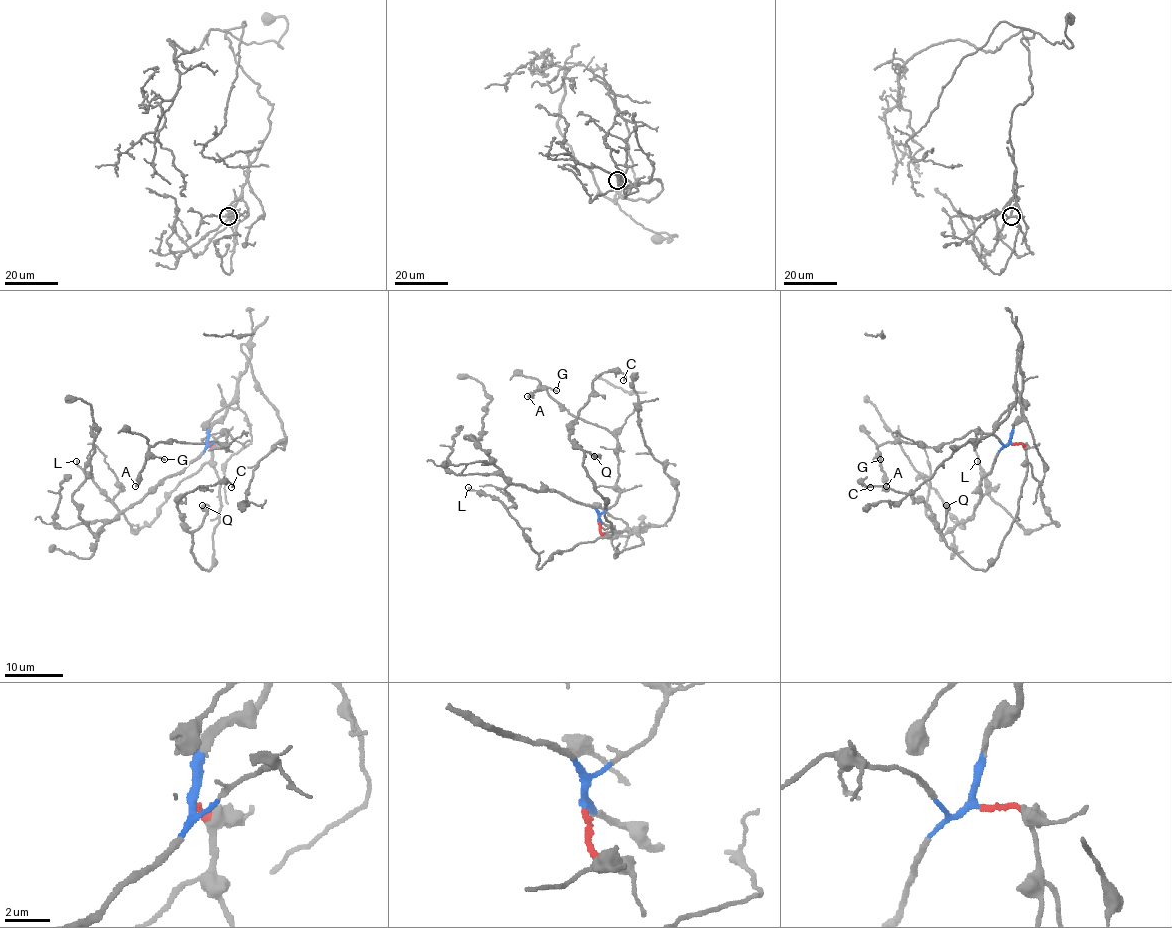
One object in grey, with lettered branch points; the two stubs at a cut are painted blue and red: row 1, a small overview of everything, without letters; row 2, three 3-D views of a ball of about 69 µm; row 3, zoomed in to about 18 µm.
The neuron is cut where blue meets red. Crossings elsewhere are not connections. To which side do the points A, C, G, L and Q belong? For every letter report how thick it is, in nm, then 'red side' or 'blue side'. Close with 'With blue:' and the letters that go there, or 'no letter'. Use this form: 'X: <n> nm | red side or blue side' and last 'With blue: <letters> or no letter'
A: 140 nm | blue side
C: 100 nm | red side
G: 120 nm | blue side
L: 140 nm | red side
Q: 420 nm | red side
With blue: A, G

